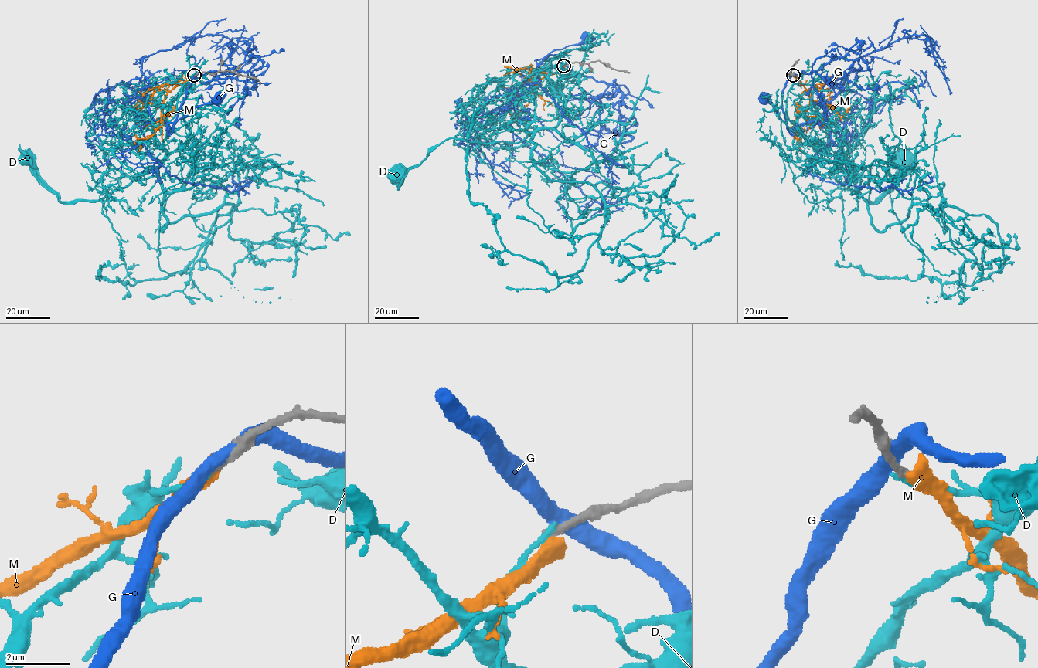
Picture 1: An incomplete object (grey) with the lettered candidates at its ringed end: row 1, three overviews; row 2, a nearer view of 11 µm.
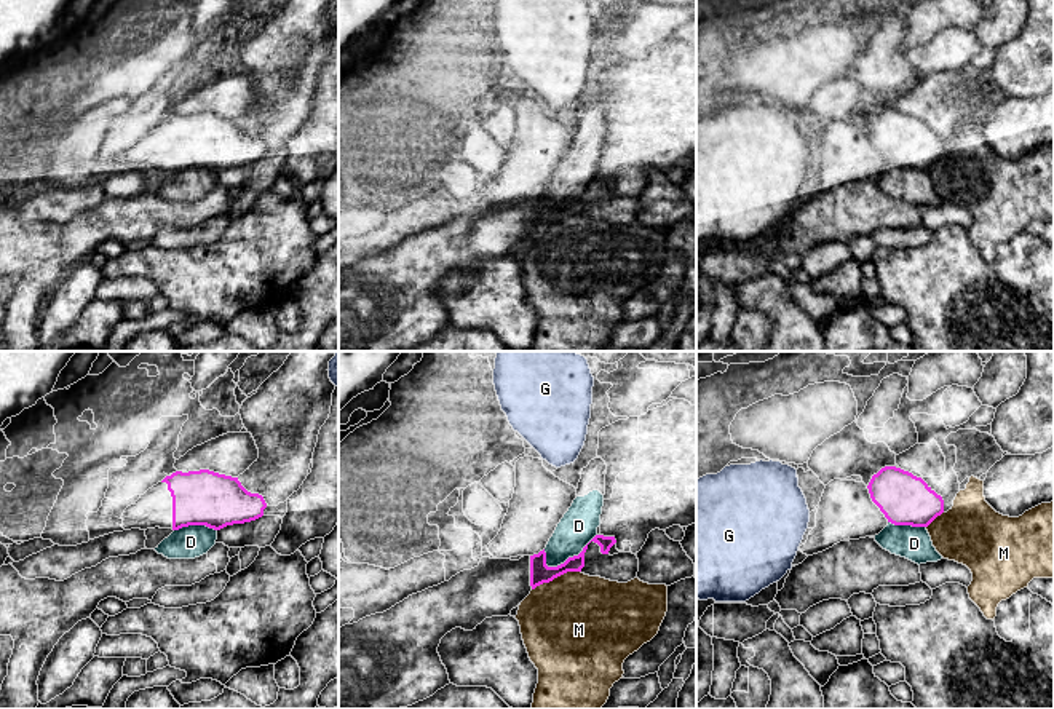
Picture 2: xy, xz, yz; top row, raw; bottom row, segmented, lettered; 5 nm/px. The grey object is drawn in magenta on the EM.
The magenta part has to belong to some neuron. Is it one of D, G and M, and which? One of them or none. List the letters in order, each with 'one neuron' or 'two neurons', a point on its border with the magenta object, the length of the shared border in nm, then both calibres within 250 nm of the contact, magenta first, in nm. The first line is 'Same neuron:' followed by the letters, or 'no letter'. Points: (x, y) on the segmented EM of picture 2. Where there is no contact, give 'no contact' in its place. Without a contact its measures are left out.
Same neuron: no letter
D: two neurons | xz (570, 558) | 300 nm | 100/190 nm
G: two neurons | no contact
M: two neurons | xz (556, 577) | 260 nm | 100/480 nm

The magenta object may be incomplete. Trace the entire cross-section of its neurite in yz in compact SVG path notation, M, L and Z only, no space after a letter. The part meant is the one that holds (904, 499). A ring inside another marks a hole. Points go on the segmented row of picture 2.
M885 466L872 476L872 501L894 525L928 527L944 513L944 500L921 477L896 466Z

